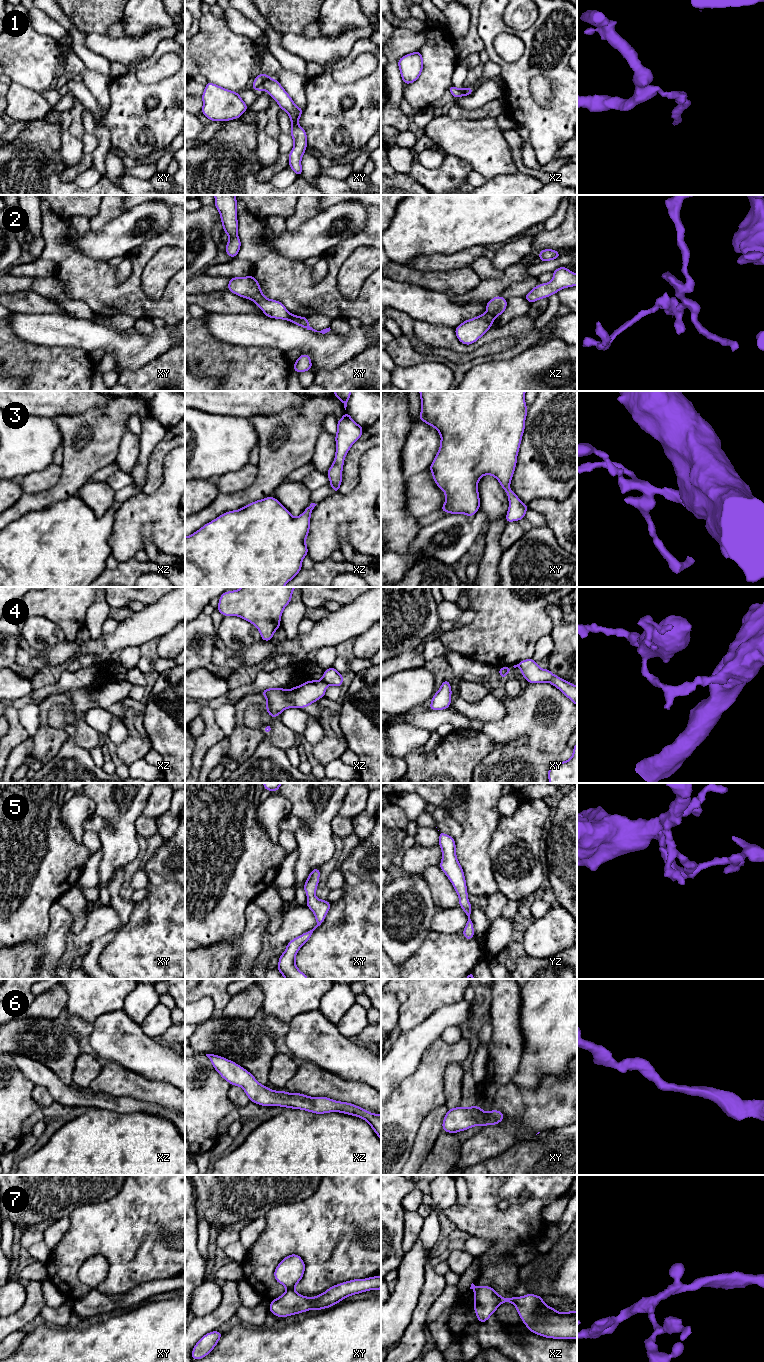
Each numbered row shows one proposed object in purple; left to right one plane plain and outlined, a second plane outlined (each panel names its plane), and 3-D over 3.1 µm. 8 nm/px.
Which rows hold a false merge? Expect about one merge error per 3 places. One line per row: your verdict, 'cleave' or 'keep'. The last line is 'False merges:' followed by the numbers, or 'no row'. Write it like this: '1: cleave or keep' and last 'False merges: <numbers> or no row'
1: cleave
2: cleave
3: keep
4: cleave
5: keep
6: keep
7: keep
False merges: 1, 2, 4

